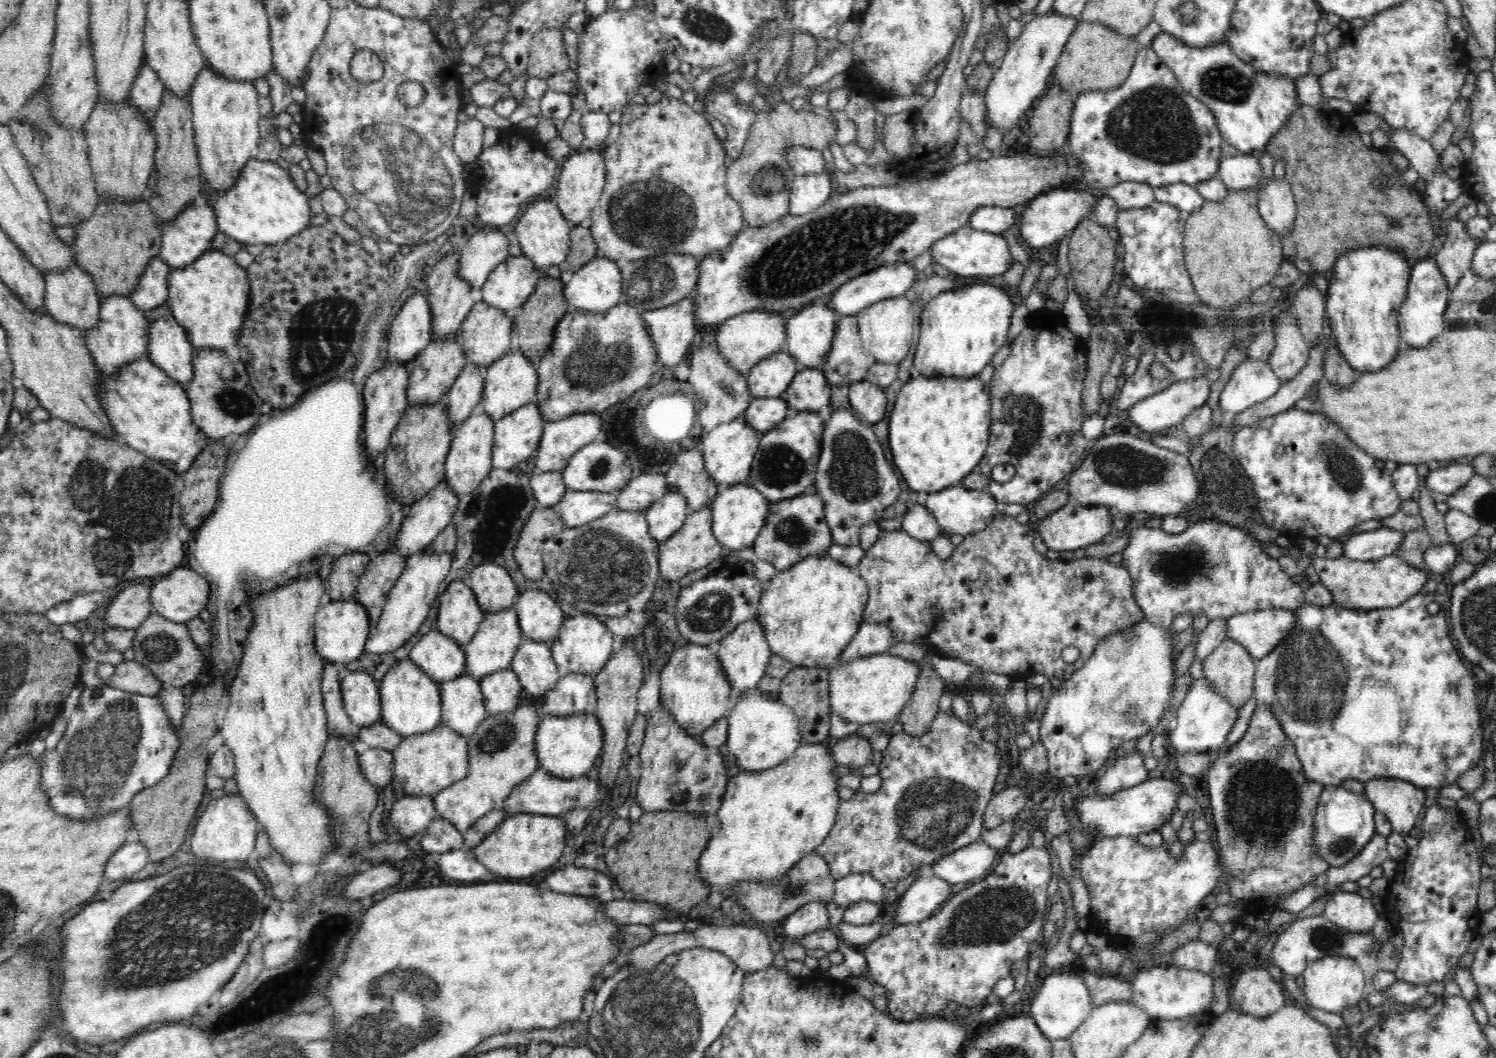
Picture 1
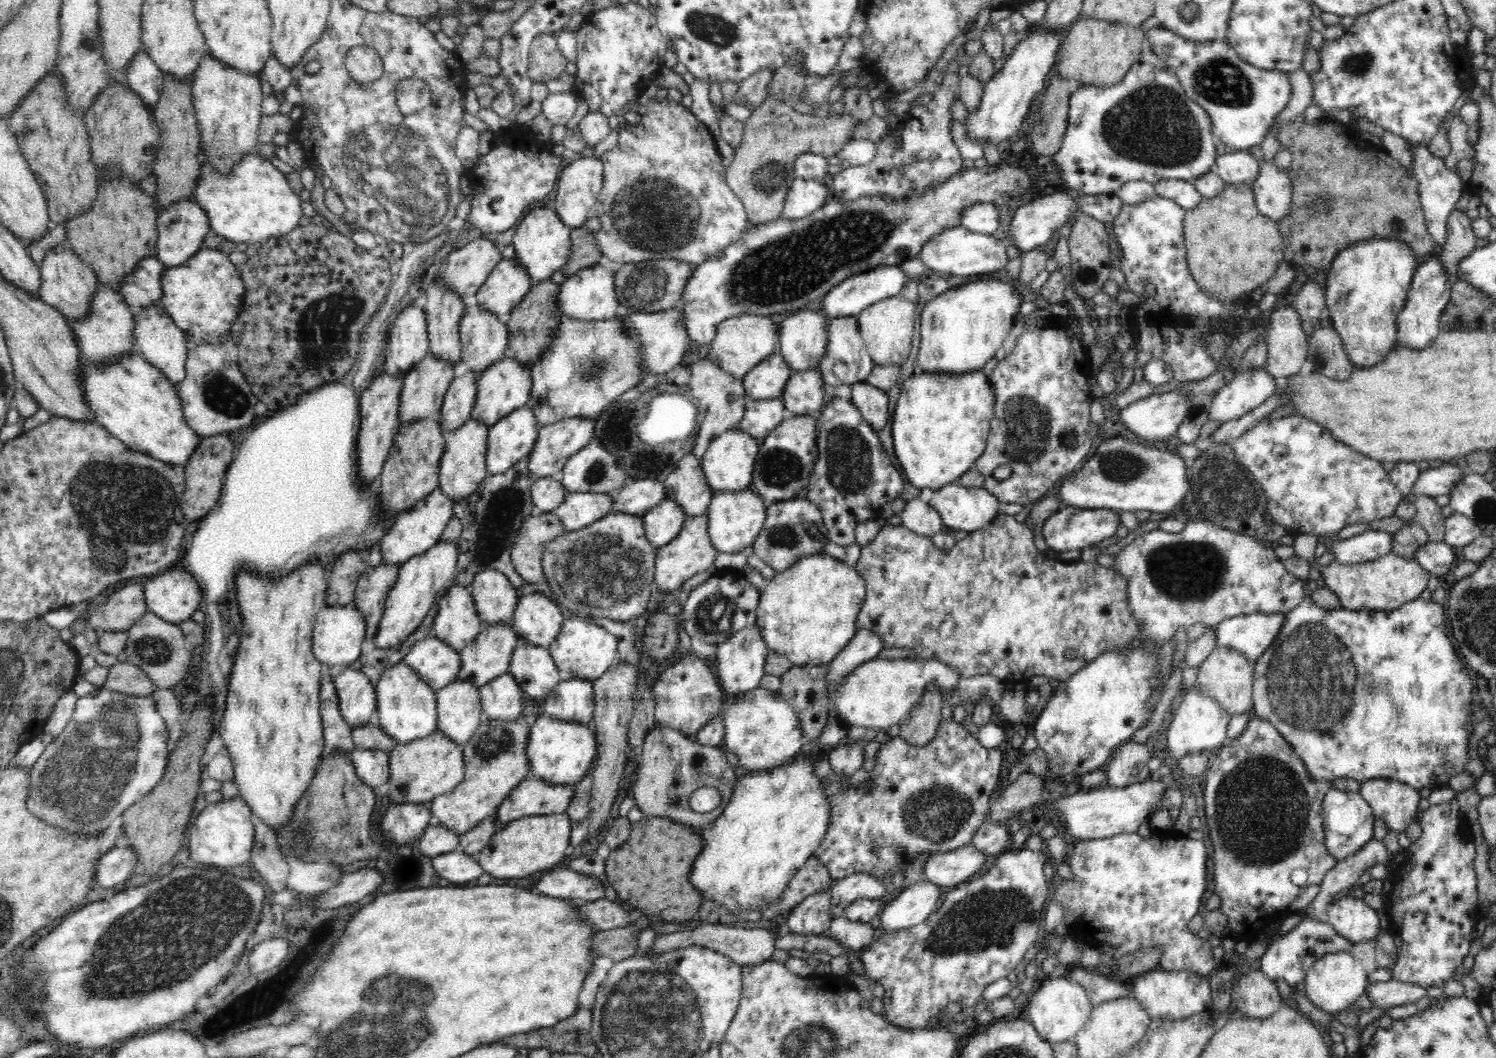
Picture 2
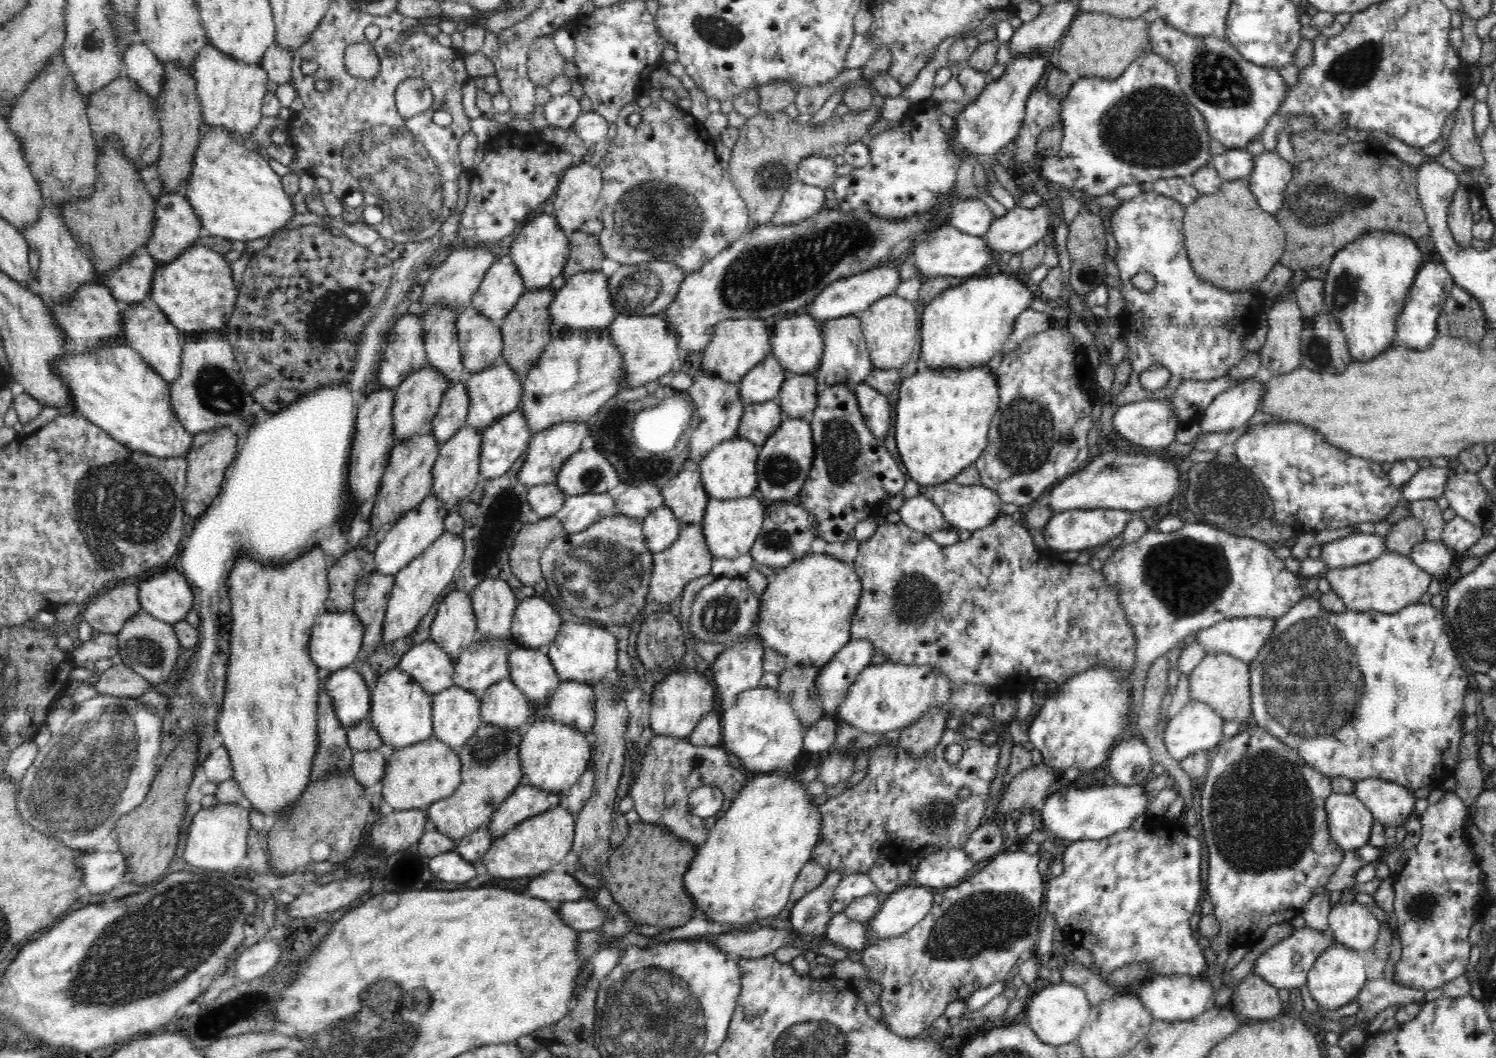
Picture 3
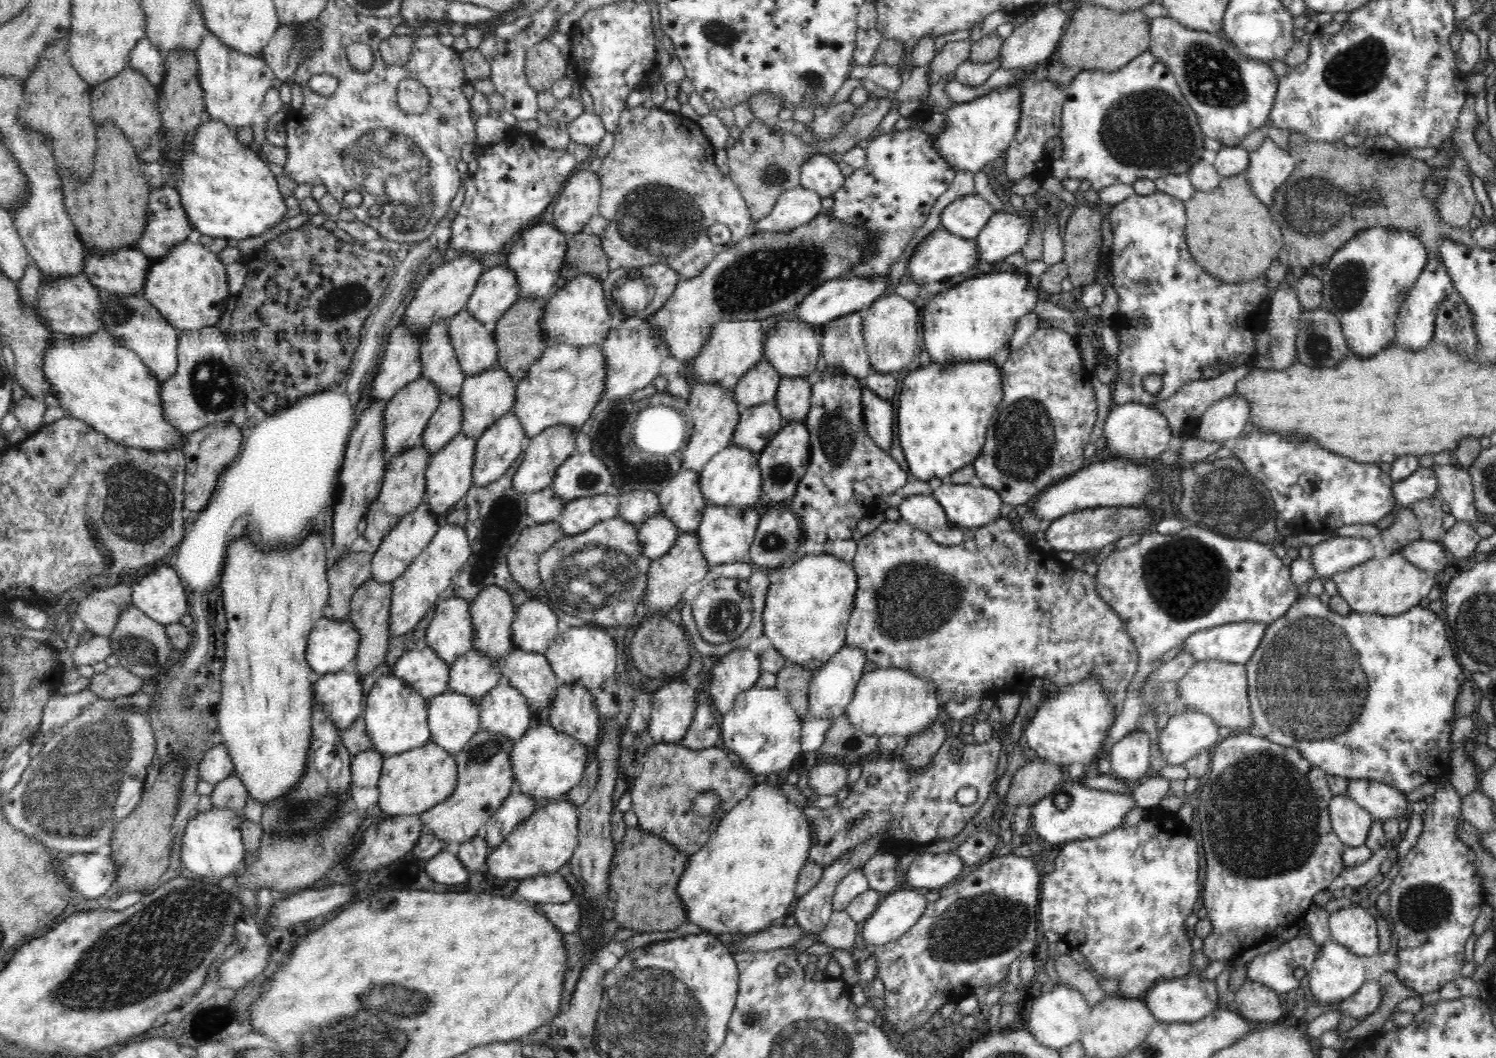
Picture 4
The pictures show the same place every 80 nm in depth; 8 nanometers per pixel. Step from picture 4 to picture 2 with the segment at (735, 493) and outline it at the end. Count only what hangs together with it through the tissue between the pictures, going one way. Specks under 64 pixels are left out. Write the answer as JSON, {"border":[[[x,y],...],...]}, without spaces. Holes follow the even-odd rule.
{"border":[[[734,426],[728,432],[718,434],[710,446],[706,448],[704,456],[701,458],[701,466],[706,482],[714,493],[718,492],[738,492],[752,487],[754,464],[760,450],[761,442],[751,434],[744,432],[741,428]]]}

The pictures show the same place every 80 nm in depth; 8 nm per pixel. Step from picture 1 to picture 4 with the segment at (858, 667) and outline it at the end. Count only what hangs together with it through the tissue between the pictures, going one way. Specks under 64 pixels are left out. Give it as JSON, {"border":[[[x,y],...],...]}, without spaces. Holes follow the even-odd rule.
{"border":[[[876,668],[863,673],[850,704],[846,706],[846,716],[856,728],[868,736],[912,736],[922,732],[934,720],[939,719],[940,707],[944,706],[939,690],[931,680],[918,678],[901,668]]]}

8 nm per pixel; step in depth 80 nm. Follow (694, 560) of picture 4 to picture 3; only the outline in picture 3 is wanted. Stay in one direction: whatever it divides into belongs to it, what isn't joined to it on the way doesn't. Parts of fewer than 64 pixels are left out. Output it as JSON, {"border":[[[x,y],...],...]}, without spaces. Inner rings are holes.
{"border":[[[701,522],[700,524],[685,525],[680,529],[678,538],[666,550],[653,556],[653,569],[647,599],[650,602],[660,602],[660,604],[668,606],[680,594],[682,595],[682,590],[686,588],[688,582],[710,573],[712,558],[703,535]]]}

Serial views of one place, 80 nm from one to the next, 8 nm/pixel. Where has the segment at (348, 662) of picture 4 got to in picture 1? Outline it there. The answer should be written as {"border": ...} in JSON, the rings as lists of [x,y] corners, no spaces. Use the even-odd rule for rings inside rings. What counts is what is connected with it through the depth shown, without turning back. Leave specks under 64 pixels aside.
{"border":[[[355,599],[323,602],[315,618],[315,649],[326,662],[343,665],[356,660],[365,648],[371,630],[368,612]]]}

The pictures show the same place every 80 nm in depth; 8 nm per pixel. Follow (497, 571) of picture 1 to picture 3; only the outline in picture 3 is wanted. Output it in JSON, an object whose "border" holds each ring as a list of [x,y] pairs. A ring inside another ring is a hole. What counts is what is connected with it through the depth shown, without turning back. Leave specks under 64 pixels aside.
{"border":[[[498,576],[484,578],[470,594],[477,638],[508,640],[518,601],[510,585]]]}

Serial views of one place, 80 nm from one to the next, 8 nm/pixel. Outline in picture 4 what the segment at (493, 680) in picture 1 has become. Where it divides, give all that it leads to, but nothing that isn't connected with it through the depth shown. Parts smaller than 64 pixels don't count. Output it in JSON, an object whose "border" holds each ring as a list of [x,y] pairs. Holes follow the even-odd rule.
{"border":[[[509,684],[498,685],[479,700],[480,730],[519,741],[530,728],[534,715],[526,697]]]}

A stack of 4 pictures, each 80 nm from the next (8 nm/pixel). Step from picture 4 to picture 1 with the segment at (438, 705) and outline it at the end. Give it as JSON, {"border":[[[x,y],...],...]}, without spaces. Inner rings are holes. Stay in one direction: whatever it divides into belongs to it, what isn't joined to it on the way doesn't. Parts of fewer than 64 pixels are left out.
{"border":[[[463,673],[441,684],[441,724],[471,736],[488,716],[480,682]]]}

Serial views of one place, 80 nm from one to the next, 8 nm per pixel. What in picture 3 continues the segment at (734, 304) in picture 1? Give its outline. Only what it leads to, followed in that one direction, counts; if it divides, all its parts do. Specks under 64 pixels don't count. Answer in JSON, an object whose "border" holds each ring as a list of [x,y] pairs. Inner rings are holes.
{"border":[[[940,194],[938,202],[924,214],[912,214],[906,218],[880,218],[872,212],[854,210],[842,212],[835,205],[827,205],[820,212],[810,215],[808,219],[793,224],[754,225],[740,239],[728,248],[718,252],[712,260],[698,272],[686,275],[678,289],[677,297],[669,307],[662,312],[665,319],[678,337],[681,357],[690,353],[702,352],[714,336],[714,329],[719,323],[728,319],[763,320],[790,310],[798,310],[806,306],[818,293],[821,293],[835,280],[863,273],[874,267],[887,266],[896,260],[902,252],[908,250],[916,236],[926,229],[934,230],[948,224],[949,208],[955,203],[951,202],[951,194]],[[940,203],[942,212],[935,212],[933,208]]]}

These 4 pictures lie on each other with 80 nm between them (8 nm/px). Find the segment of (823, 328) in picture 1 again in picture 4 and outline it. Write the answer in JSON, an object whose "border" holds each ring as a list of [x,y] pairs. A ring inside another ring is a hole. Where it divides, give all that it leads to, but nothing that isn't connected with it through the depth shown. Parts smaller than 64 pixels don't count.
{"border":[[[784,320],[774,322],[773,327],[766,333],[764,346],[764,356],[782,378],[807,377],[816,369],[818,359],[820,358],[820,346],[815,340],[818,328],[798,320]]]}

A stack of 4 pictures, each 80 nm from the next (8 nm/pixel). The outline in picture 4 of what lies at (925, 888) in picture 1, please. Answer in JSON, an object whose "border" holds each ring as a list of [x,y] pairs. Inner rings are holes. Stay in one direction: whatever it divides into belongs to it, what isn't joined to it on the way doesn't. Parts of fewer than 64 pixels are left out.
{"border":[[[903,886],[890,892],[866,918],[861,932],[864,944],[874,948],[897,940],[918,922],[926,905],[923,890]]]}

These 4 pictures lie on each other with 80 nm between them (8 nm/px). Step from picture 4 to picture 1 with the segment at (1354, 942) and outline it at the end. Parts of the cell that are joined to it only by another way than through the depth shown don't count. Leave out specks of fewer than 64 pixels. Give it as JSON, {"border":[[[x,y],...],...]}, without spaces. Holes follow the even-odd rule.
{"border":[[[1339,891],[1328,895],[1322,915],[1338,927],[1360,934],[1372,931],[1379,918],[1378,913],[1372,900],[1356,892]]]}

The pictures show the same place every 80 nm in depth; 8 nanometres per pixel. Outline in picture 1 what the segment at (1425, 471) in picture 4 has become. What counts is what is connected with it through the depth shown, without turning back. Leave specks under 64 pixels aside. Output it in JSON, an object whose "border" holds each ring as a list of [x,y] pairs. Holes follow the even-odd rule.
{"border":[[[1452,461],[1444,463],[1438,470],[1430,471],[1424,484],[1432,493],[1450,495],[1462,488],[1475,474],[1470,463],[1457,464]]]}

